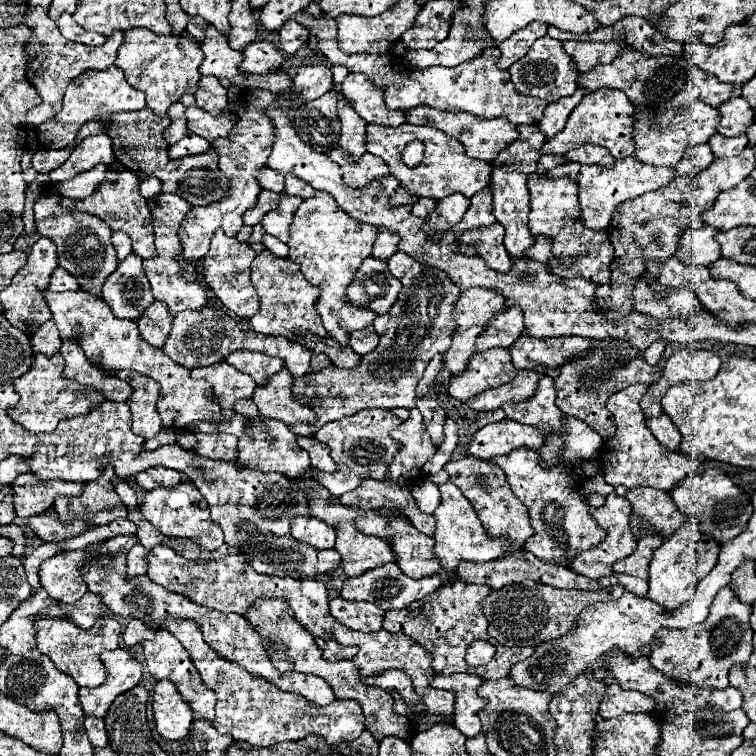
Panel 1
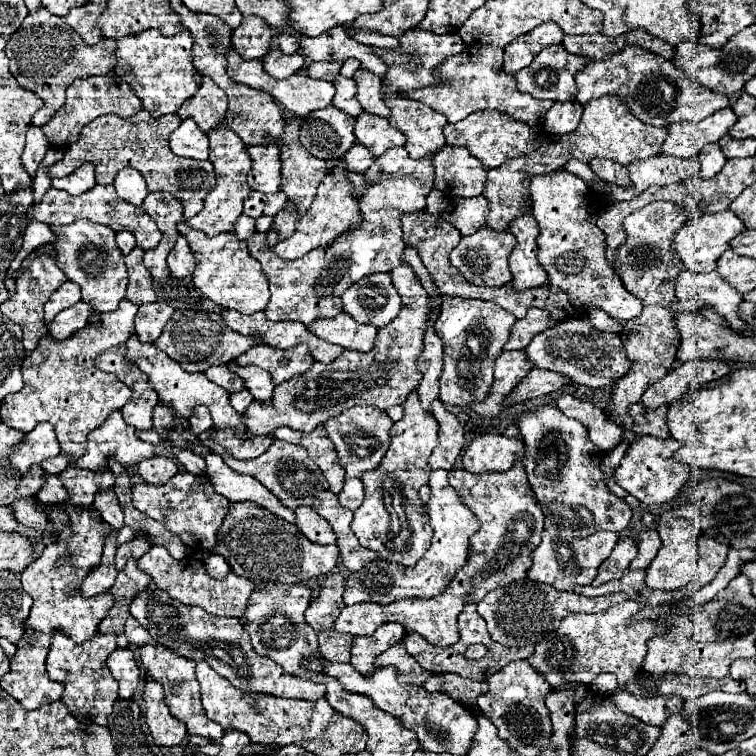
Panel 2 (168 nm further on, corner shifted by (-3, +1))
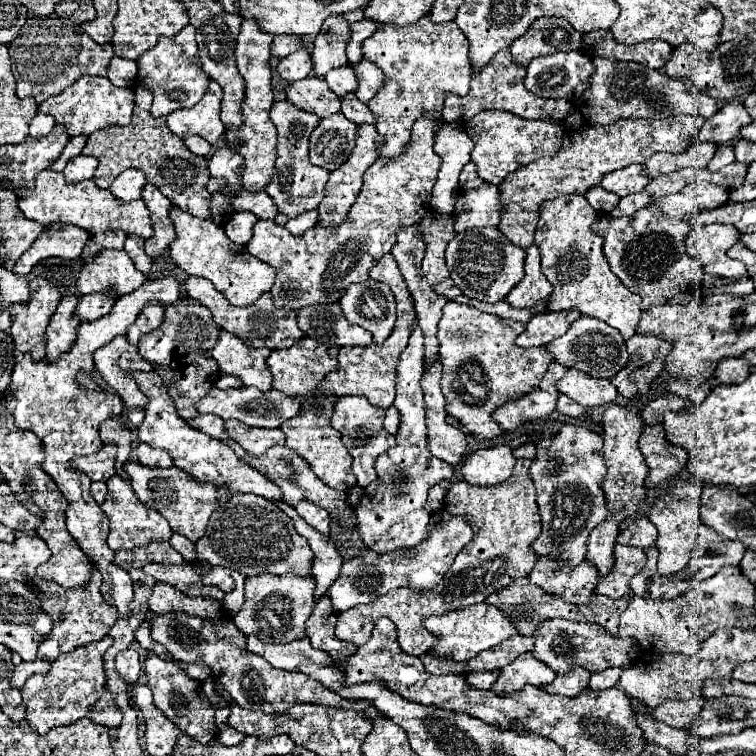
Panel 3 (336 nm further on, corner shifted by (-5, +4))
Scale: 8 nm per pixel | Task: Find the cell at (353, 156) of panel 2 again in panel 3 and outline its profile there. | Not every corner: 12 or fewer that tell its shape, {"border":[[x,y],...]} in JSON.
{"border":[[454,22],[382,24],[362,54],[384,70],[368,102],[396,156],[412,124],[465,96],[472,66]]}

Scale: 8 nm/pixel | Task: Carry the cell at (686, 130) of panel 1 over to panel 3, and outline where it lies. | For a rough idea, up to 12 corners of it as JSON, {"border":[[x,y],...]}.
{"border":[[734,100],[706,120],[698,140],[736,142],[750,114]]}

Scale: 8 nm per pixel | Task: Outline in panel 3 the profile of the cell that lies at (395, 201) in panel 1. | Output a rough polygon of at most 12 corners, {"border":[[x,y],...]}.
{"border":[[422,114],[338,228],[256,222],[276,306],[338,302],[422,220],[442,158]]}

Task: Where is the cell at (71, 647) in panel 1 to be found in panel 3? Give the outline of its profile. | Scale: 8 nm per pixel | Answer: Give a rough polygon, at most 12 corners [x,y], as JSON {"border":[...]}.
{"border":[[110,636],[58,656],[22,688],[44,736],[88,718],[122,722],[106,690]]}

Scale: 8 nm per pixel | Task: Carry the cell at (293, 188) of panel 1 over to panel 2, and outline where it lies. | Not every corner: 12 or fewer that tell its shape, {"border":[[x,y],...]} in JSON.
{"border":[[288,119],[280,150],[282,191],[300,215],[312,205],[328,167],[298,141]]}

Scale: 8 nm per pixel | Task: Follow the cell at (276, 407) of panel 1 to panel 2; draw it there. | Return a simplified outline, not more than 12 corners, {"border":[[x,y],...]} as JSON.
{"border":[[260,367],[230,369],[246,381],[256,401],[268,403],[276,385]]}

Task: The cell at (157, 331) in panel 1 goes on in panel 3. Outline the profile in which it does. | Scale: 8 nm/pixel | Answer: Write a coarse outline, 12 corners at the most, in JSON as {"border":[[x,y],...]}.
{"border":[[144,306],[126,332],[130,344],[162,324],[164,308]]}

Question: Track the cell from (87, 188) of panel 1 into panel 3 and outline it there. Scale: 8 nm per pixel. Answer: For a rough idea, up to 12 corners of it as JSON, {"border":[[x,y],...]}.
{"border":[[76,156],[66,164],[66,182],[82,182],[94,176],[98,160]]}

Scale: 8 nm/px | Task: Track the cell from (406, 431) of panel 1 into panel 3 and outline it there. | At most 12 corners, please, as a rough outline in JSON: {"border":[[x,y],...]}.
{"border":[[418,320],[396,366],[396,446],[356,508],[374,552],[428,536],[428,490],[454,476],[432,456]]}

